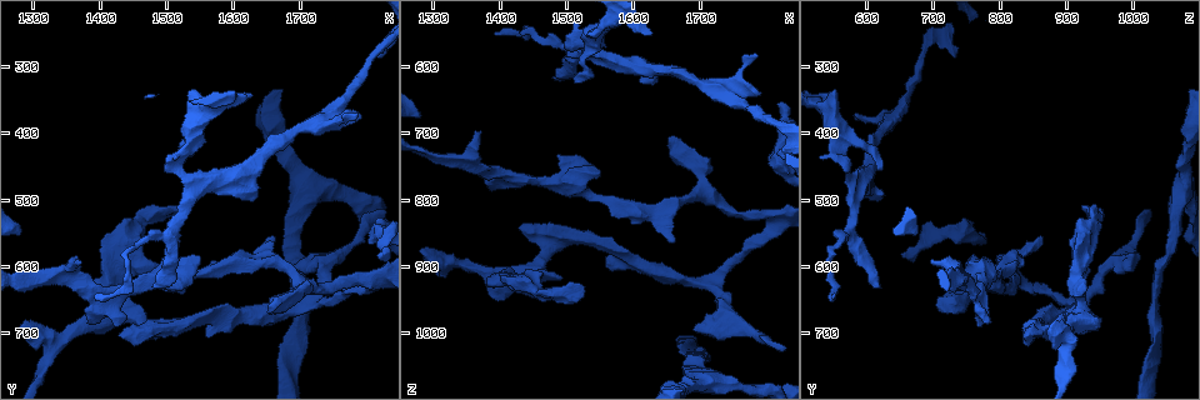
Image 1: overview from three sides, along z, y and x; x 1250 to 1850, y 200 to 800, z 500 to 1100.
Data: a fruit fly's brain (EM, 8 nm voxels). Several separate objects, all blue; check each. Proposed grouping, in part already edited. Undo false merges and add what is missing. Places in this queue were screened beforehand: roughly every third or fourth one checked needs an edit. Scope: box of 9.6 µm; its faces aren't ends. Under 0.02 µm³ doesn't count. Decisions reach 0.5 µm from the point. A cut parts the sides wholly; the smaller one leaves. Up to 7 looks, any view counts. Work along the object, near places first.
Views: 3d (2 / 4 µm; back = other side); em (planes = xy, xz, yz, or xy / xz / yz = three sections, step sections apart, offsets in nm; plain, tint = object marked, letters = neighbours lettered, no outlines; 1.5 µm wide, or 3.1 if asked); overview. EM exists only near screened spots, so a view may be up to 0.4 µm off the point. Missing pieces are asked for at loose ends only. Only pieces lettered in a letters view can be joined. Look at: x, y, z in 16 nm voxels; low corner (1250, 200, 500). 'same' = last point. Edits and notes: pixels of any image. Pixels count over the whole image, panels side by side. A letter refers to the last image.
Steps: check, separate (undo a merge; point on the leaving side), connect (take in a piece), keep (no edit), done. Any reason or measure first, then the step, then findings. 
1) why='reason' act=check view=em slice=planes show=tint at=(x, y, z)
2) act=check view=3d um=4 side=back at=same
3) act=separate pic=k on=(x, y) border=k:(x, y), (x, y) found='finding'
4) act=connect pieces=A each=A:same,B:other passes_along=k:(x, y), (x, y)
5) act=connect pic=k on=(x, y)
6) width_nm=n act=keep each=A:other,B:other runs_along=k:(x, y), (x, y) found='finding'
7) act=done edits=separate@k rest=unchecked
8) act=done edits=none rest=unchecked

why='three arms meet' act=check view=em slice=xy step=4 show=tint at=(1505, 545, 580)

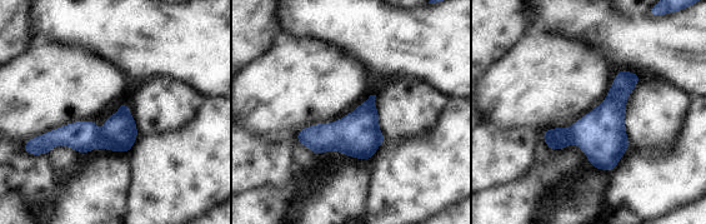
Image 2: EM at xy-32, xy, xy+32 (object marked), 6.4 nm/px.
why='another direction' act=check view=em slice=yz step=8 show=letters at=same

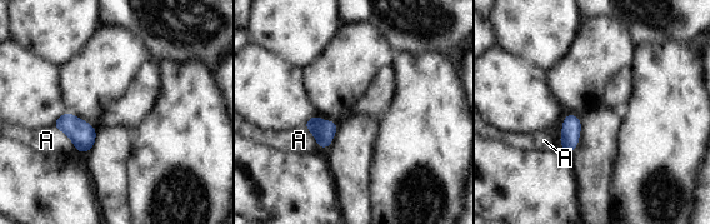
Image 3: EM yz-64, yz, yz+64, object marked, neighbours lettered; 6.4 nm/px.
act=keep each=A:other border=3:(54, 125), (71, 142), (75, 149) found='one neuron here'

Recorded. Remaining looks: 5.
why='branch stops here' act=check view=3d um=4 at=(1640, 500, 625)

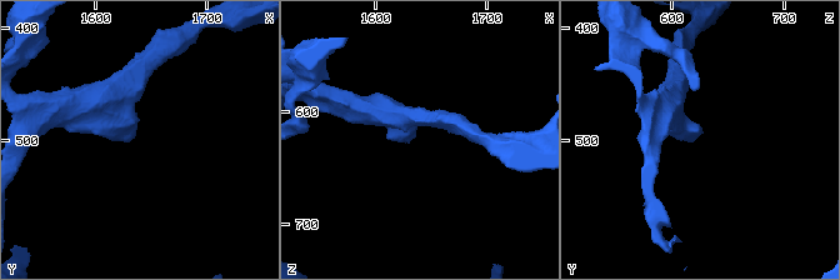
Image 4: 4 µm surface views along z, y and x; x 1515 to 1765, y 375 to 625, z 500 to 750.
why='shape alone is not enough' act=check view=em slice=planes show=letters at=(1634, 498, 622)

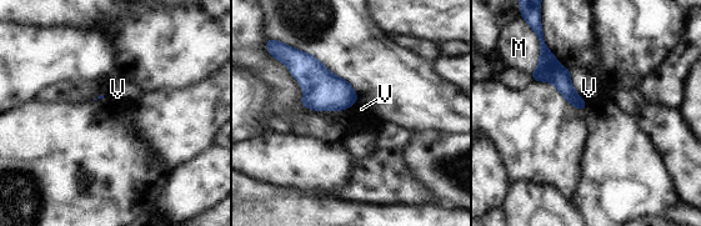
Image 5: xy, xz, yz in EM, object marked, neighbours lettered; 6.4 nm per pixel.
act=keep each=M:other,V:other border=5:(570, 71), (572, 86), (587, 103) found='none of them fits'

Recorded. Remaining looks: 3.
why='branch stops here' act=check view=em slice=planes show=letters at=(1820, 580, 655)

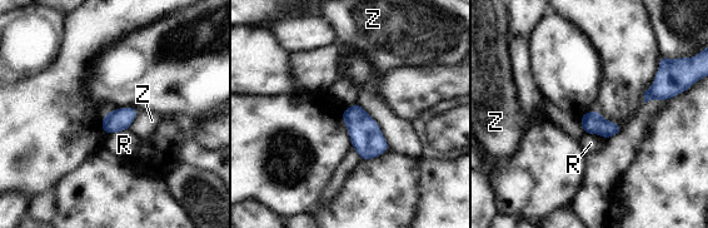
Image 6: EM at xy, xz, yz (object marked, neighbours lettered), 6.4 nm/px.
width_nm=140 act=keep each=R:other,Z:other border=6:(355, 103), (379, 125), (389, 148) found='none of them fits'

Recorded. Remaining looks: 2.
act=done edits=none rest=unchecked

